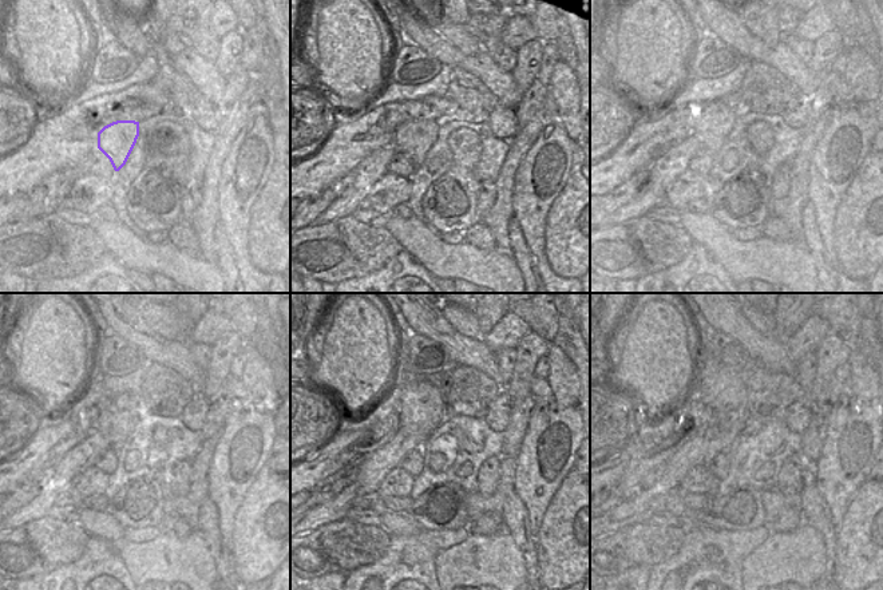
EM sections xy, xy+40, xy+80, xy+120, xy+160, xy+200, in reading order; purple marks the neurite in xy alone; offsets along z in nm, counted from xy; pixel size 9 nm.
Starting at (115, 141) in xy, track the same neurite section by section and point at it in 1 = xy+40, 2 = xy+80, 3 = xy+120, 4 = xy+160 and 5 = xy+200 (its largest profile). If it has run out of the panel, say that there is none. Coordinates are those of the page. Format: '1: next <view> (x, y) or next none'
1: next xy+40 (414, 138)
2: next xy+80 (717, 121)
3: next xy+120 (117, 426)
4: next xy+160 (418, 395)
5: next xy+200 (716, 385)

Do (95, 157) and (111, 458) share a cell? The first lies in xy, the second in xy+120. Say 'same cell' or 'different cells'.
same cell

